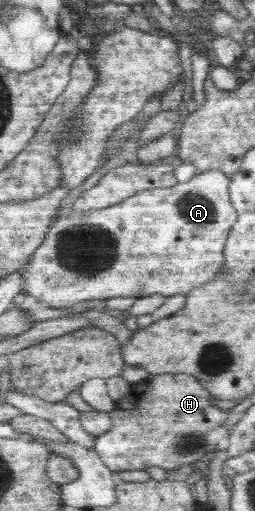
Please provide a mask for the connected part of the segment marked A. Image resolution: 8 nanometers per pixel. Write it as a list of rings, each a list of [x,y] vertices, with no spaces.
[[[209,170],[208,172],[194,175],[188,182],[136,193],[134,196],[129,196],[122,202],[108,208],[92,209],[86,212],[73,209],[58,211],[49,225],[49,230],[45,234],[42,244],[31,254],[29,262],[26,264],[25,273],[22,275],[23,284],[21,284],[21,291],[52,308],[66,308],[73,304],[86,303],[89,300],[100,299],[105,302],[107,299],[116,296],[133,296],[138,299],[152,294],[155,295],[156,293],[165,294],[167,297],[179,294],[186,296],[192,292],[193,288],[211,281],[225,262],[224,247],[231,228],[237,221],[237,212],[230,202],[229,184],[229,178],[221,170]]]

